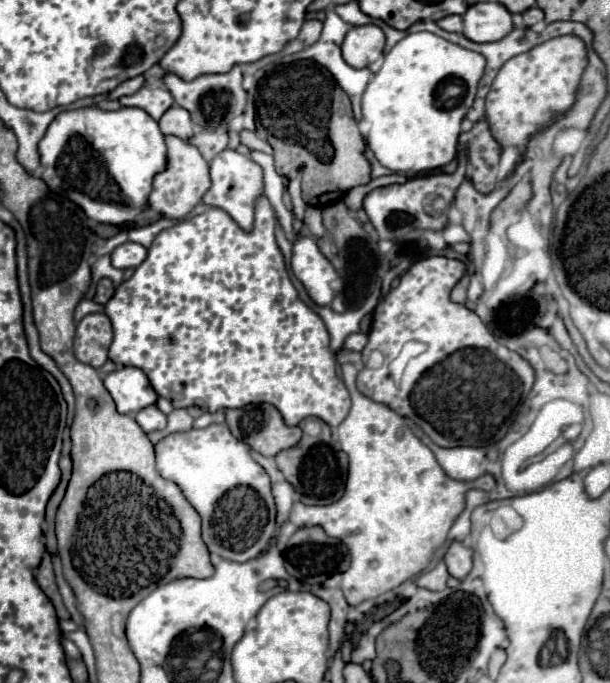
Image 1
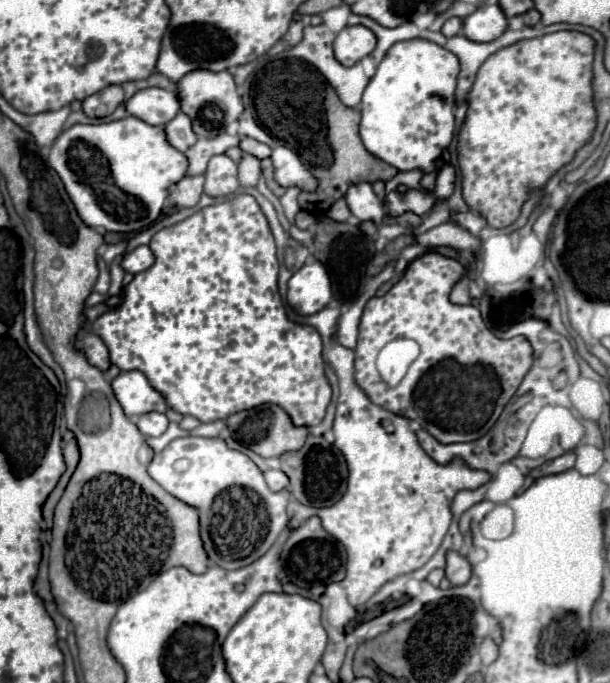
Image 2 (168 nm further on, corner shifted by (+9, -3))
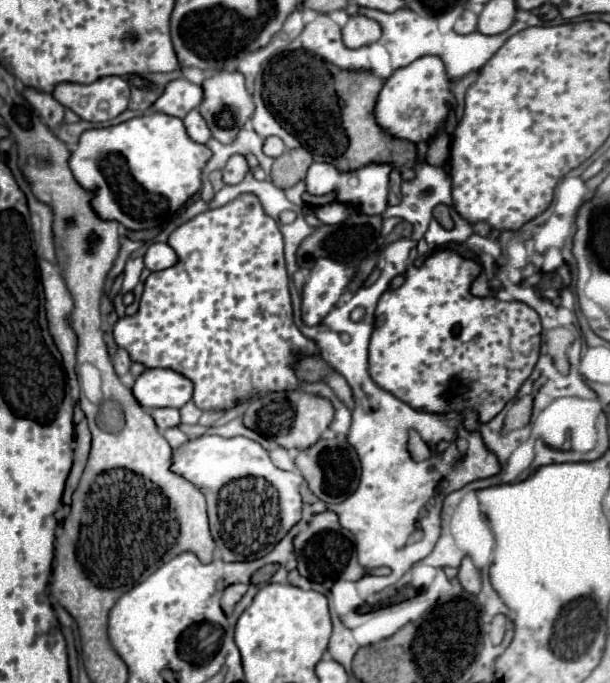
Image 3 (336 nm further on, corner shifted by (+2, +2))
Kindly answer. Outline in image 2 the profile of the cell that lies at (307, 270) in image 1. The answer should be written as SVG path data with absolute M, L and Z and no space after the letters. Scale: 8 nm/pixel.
M318 260L306 262L288 280L288 304L300 314L316 314L330 302L330 298L330 278Z

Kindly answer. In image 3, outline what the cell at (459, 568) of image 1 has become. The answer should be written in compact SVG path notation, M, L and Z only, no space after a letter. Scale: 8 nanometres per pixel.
M465 557L461 567L459 567L459 575L457 575L461 587L467 591L467 593L473 593L477 595L481 591L481 579L479 579L479 569L473 565L471 557Z

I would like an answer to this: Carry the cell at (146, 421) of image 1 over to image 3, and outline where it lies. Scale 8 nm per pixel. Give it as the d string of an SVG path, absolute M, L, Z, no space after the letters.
M153 409L151 417L155 419L155 423L161 431L165 431L169 427L175 427L181 421L179 419L179 409Z

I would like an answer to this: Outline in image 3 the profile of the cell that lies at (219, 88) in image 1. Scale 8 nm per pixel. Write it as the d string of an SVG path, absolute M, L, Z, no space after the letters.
M219 71L217 75L209 77L203 83L203 91L205 91L205 99L199 105L199 113L205 117L209 129L213 131L213 137L221 143L235 141L239 129L245 125L245 121L255 111L253 97L245 89L245 77L239 71L233 71L233 73L231 71Z

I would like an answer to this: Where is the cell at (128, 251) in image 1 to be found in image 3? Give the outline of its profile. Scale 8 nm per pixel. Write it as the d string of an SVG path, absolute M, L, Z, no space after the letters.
M153 243L145 255L145 267L151 271L163 271L177 265L177 253L167 243Z

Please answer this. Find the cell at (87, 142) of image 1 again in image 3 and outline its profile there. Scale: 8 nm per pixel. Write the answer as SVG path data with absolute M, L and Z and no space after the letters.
M147 113L125 123L105 127L105 129L89 129L81 135L77 149L71 153L69 167L75 179L89 191L95 191L93 207L103 219L115 219L123 227L137 231L137 229L153 229L167 225L199 189L201 189L201 175L203 167L211 159L211 149L207 145L191 141L187 137L185 125L179 117L171 117L165 113Z

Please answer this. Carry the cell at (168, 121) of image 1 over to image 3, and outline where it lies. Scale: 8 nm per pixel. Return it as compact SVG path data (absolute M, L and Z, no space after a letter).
M193 109L185 119L183 119L185 127L187 127L187 133L193 141L197 143L207 143L211 139L211 131L207 129L207 121L203 121L201 113L197 109Z

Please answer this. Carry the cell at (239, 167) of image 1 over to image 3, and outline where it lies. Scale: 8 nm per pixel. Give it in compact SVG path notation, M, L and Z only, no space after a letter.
M233 155L223 169L223 181L227 185L237 185L237 183L243 181L247 171L249 171L249 165L247 165L245 157L243 155Z

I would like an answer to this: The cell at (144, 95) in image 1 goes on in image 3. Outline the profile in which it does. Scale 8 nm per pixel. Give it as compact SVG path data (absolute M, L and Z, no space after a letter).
M175 79L155 101L153 111L183 119L191 109L199 107L199 101L203 101L203 89L199 85L193 85L187 79Z

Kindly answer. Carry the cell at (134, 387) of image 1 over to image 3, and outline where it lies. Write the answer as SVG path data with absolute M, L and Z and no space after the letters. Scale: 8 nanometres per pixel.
M147 369L133 385L133 395L143 407L183 407L193 397L187 377L171 369Z

